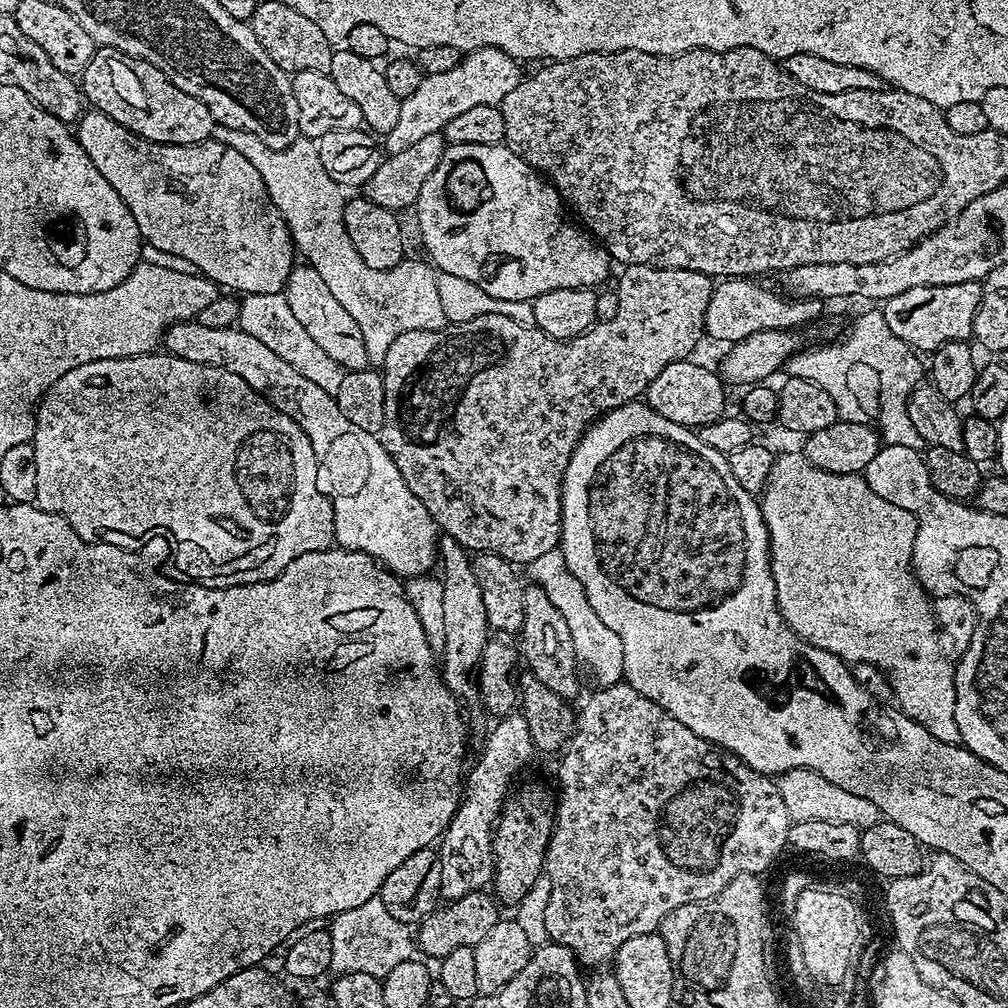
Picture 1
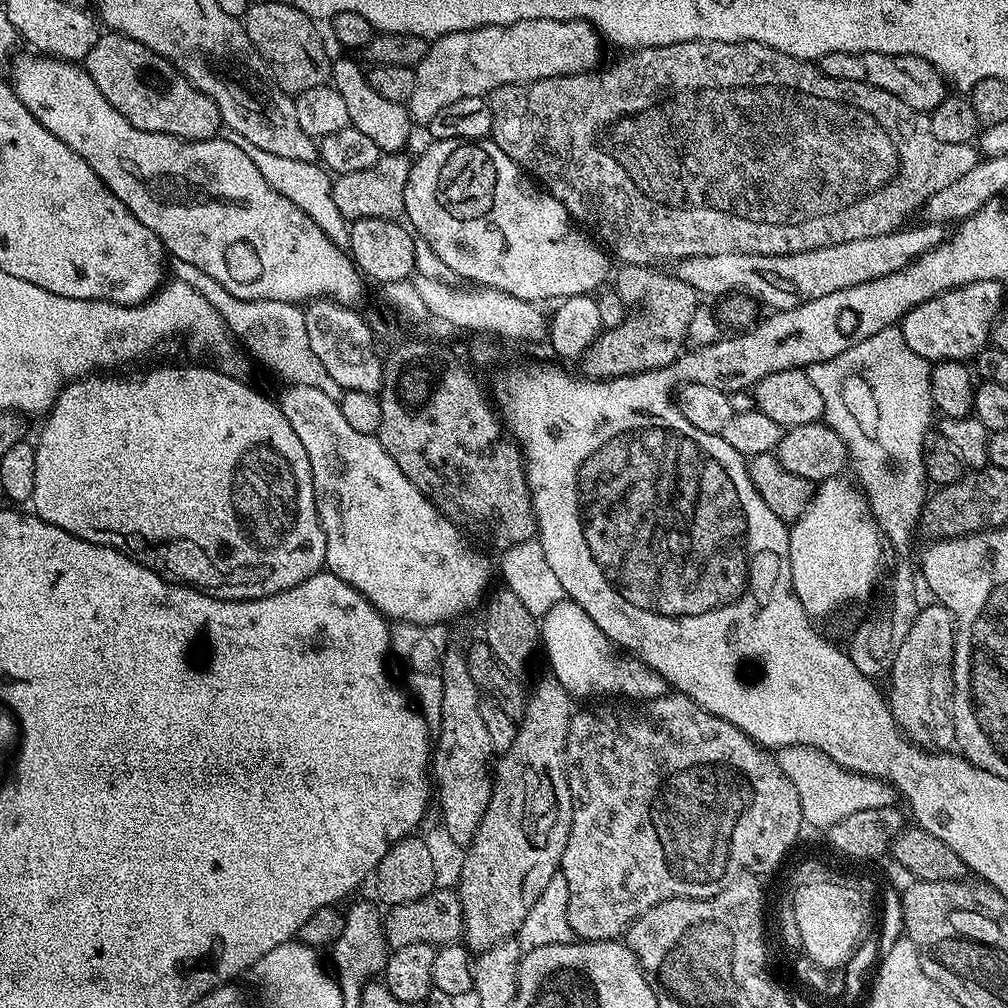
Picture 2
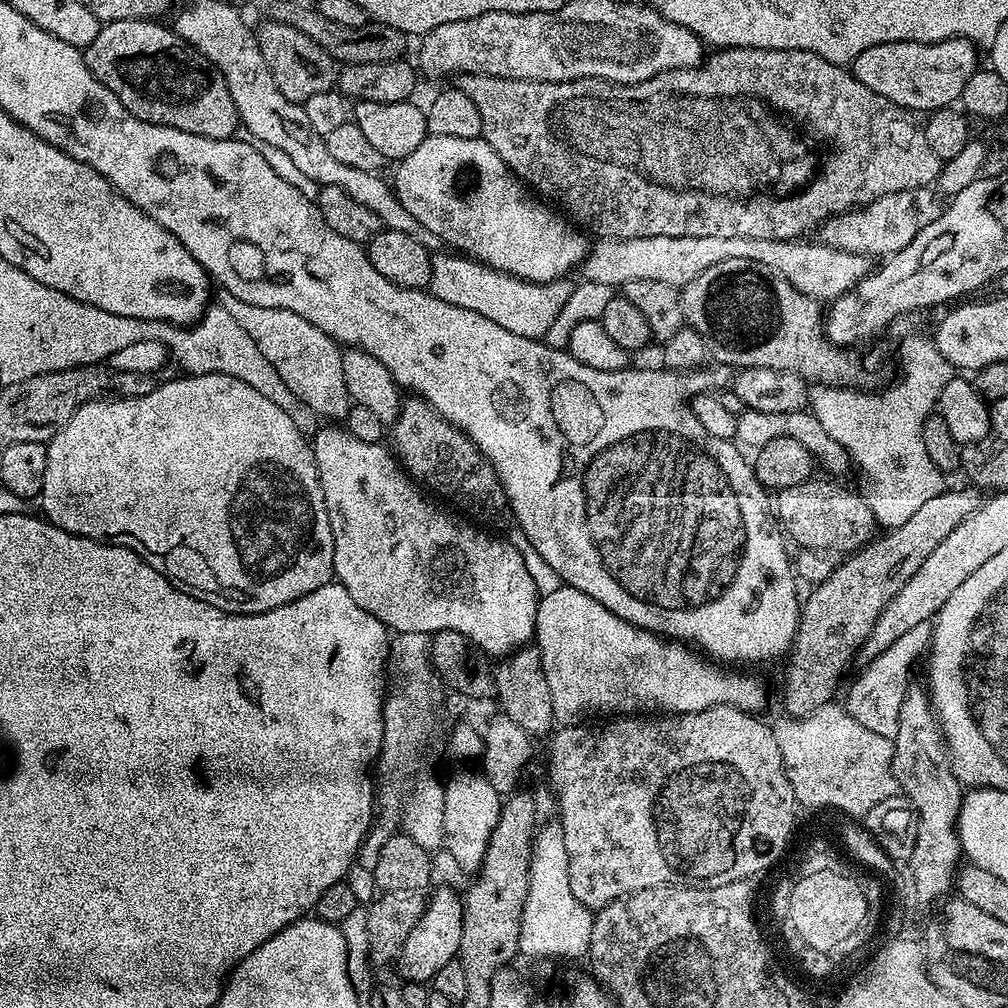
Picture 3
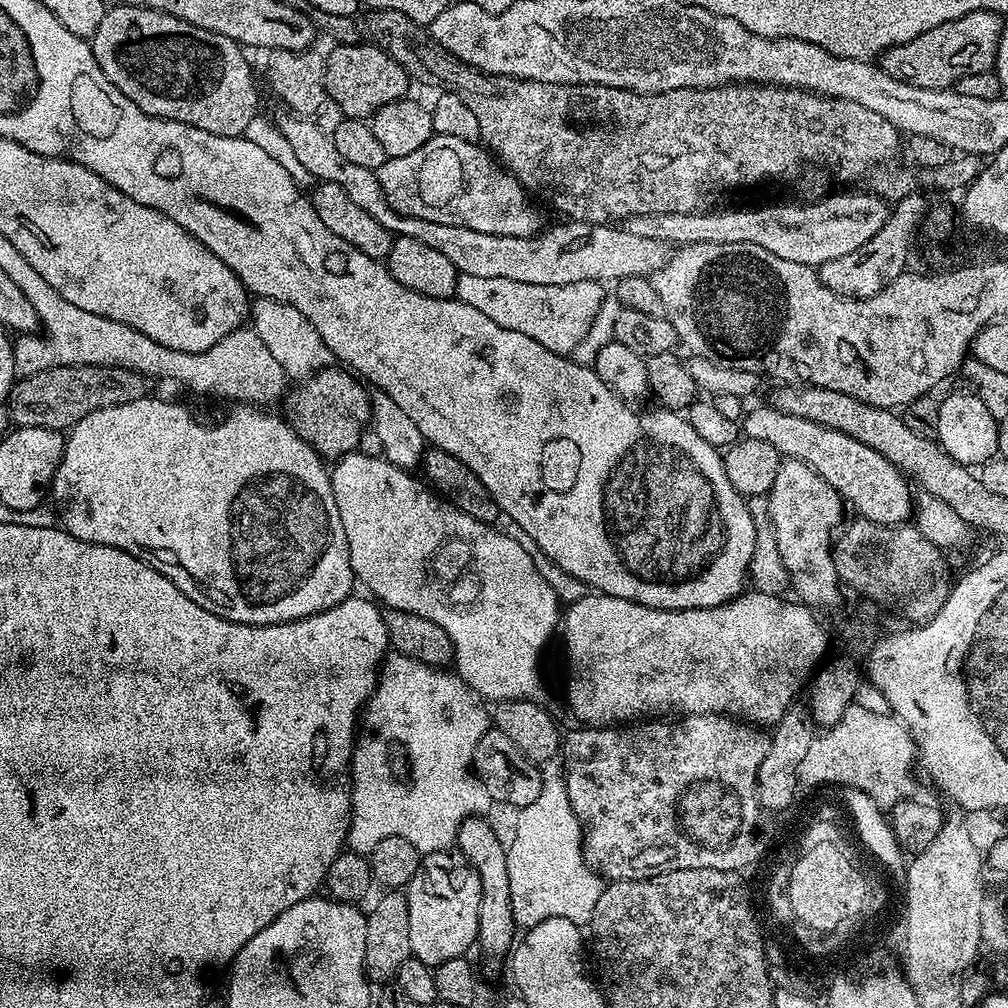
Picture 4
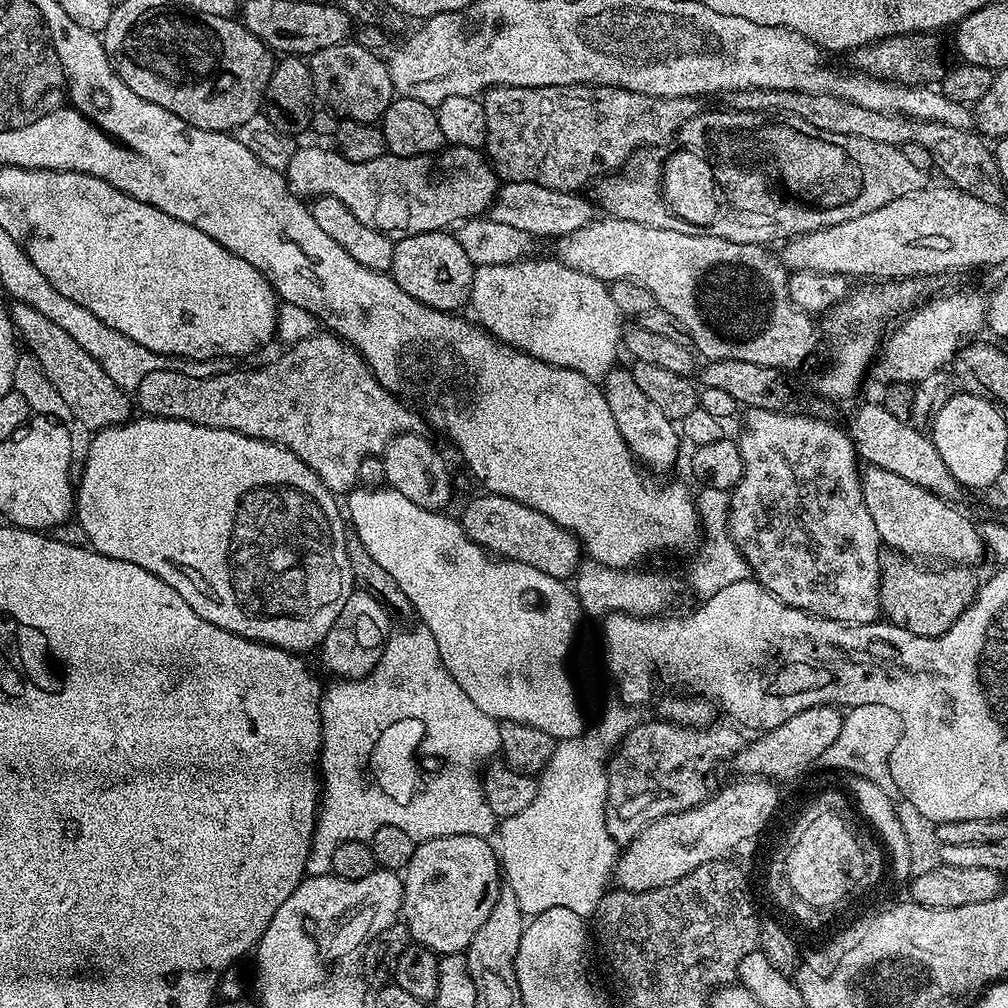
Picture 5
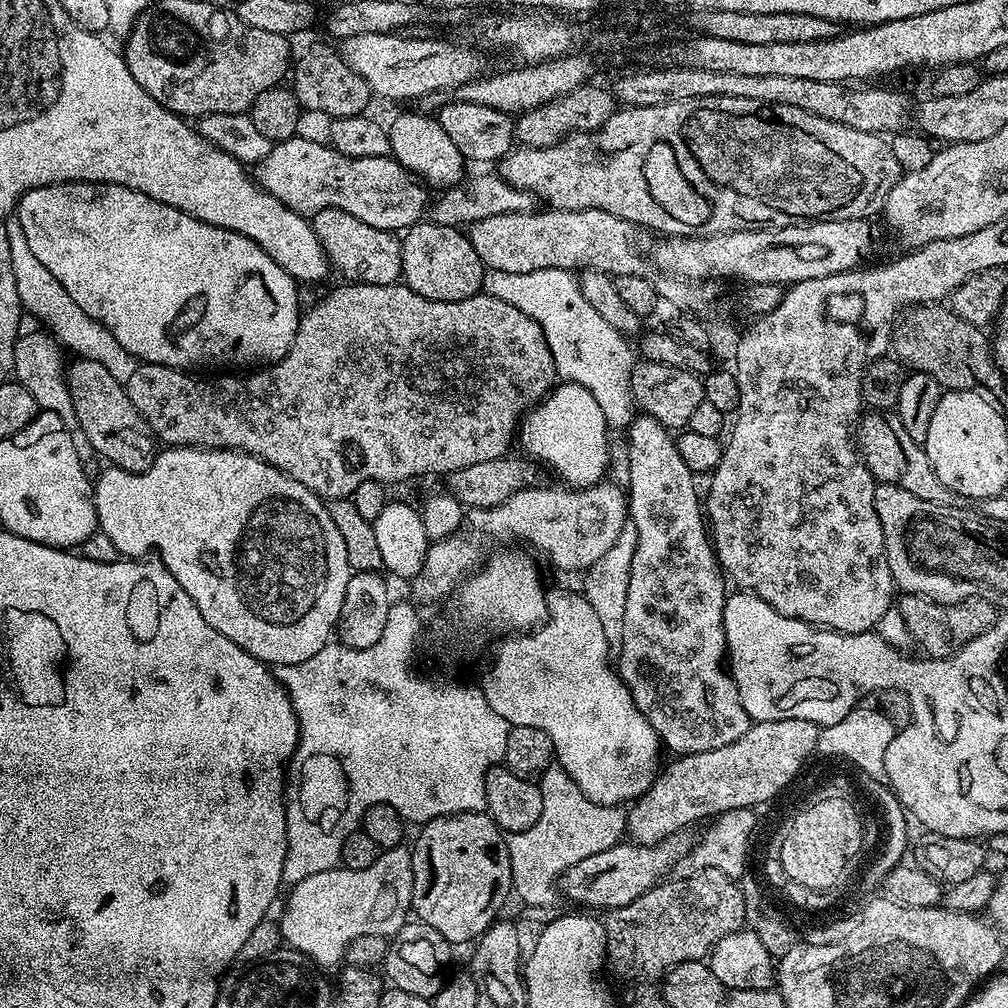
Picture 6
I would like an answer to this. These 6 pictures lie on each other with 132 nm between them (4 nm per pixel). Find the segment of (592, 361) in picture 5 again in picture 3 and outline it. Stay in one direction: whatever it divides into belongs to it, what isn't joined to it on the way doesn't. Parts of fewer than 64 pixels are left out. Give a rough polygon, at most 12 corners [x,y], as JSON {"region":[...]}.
{"region":[[463,254],[432,257],[432,295],[531,340],[570,298]]}

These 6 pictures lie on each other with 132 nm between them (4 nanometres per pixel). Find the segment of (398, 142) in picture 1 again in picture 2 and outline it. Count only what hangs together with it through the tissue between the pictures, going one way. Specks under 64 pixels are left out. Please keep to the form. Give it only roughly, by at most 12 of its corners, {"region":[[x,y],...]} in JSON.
{"region":[[538,18],[447,32],[416,65],[406,107],[590,72],[600,33]]}

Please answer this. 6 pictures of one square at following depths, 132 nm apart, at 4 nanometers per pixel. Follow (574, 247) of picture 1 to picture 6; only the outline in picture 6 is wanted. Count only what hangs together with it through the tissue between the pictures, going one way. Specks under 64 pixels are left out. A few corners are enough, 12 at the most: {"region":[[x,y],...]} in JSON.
{"region":[[297,135],[254,179],[310,218],[341,208],[399,233],[421,223],[425,181],[391,155],[350,158]]}

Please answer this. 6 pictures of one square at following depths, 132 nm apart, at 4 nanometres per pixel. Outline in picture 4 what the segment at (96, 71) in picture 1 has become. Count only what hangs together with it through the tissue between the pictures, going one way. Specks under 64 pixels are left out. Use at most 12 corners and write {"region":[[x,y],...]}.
{"region":[[109,7],[90,41],[151,116],[242,136],[249,53],[174,14]]}

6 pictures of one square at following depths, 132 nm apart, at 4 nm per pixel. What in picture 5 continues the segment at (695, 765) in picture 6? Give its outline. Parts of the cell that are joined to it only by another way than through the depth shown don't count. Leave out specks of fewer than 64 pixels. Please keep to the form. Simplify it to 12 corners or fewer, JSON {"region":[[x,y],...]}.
{"region":[[802,710],[749,739],[745,771],[790,776],[838,738],[844,712]]}

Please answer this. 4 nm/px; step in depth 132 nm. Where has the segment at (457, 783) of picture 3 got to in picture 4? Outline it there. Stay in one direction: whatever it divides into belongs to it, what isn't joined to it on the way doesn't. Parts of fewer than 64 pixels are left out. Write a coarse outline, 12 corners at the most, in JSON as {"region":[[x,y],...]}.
{"region":[[484,818],[462,825],[455,847],[482,882],[476,944],[490,959],[511,953],[505,841]]}

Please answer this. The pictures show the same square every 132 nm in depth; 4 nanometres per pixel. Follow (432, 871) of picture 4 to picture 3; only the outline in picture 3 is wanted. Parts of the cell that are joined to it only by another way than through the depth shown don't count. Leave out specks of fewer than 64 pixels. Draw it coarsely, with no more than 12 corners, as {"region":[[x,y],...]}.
{"region":[[440,888],[398,967],[401,981],[428,984],[457,959],[461,893]]}

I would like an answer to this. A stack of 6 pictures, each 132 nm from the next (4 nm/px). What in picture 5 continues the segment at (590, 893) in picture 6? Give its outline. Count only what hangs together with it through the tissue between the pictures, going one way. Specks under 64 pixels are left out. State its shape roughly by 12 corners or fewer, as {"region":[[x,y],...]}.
{"region":[[768,784],[717,791],[650,822],[617,855],[625,892],[725,859],[776,802]]}

